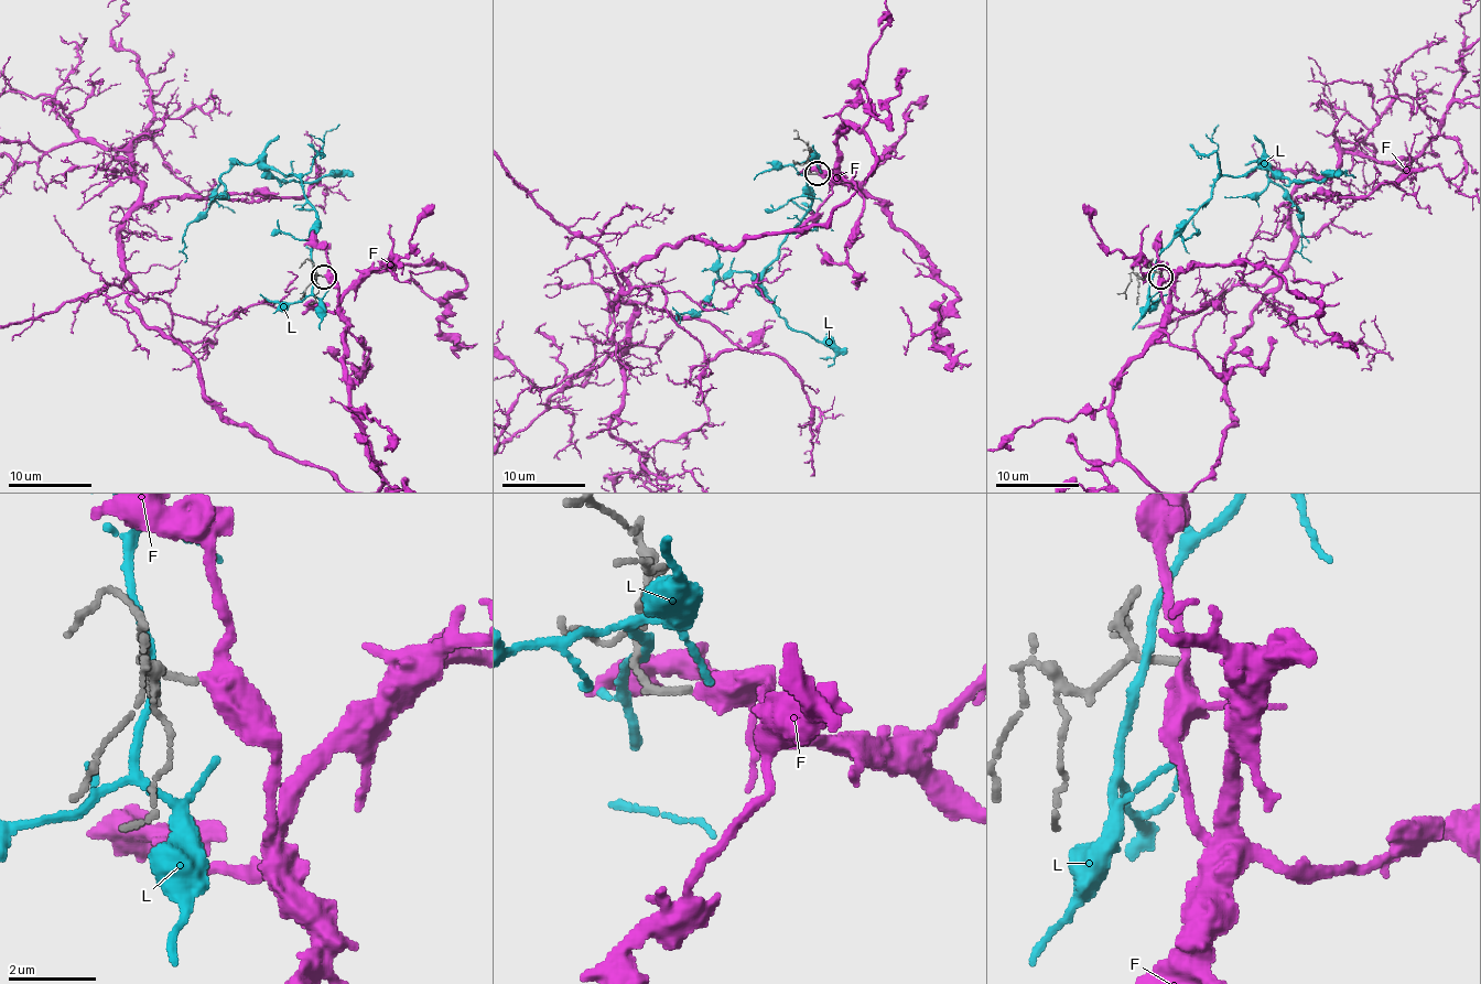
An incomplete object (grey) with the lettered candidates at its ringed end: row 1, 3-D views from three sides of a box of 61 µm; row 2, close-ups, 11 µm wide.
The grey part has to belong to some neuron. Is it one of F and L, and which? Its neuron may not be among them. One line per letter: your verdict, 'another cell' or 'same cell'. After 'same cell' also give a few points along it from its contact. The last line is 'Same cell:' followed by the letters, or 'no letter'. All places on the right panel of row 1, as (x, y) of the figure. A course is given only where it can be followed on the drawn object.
F: another cell
L: another cell
Same cell: no letter

